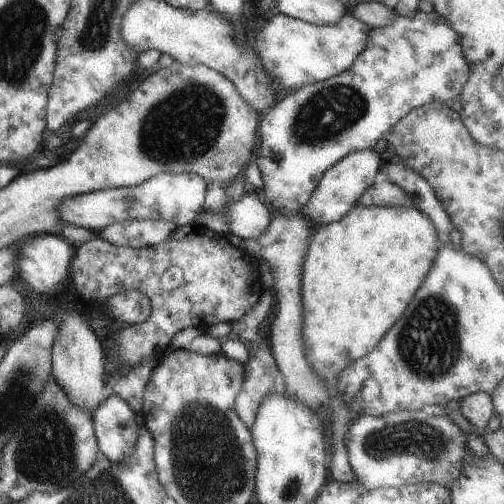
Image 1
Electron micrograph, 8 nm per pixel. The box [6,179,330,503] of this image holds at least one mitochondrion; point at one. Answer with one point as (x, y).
(44, 455)

